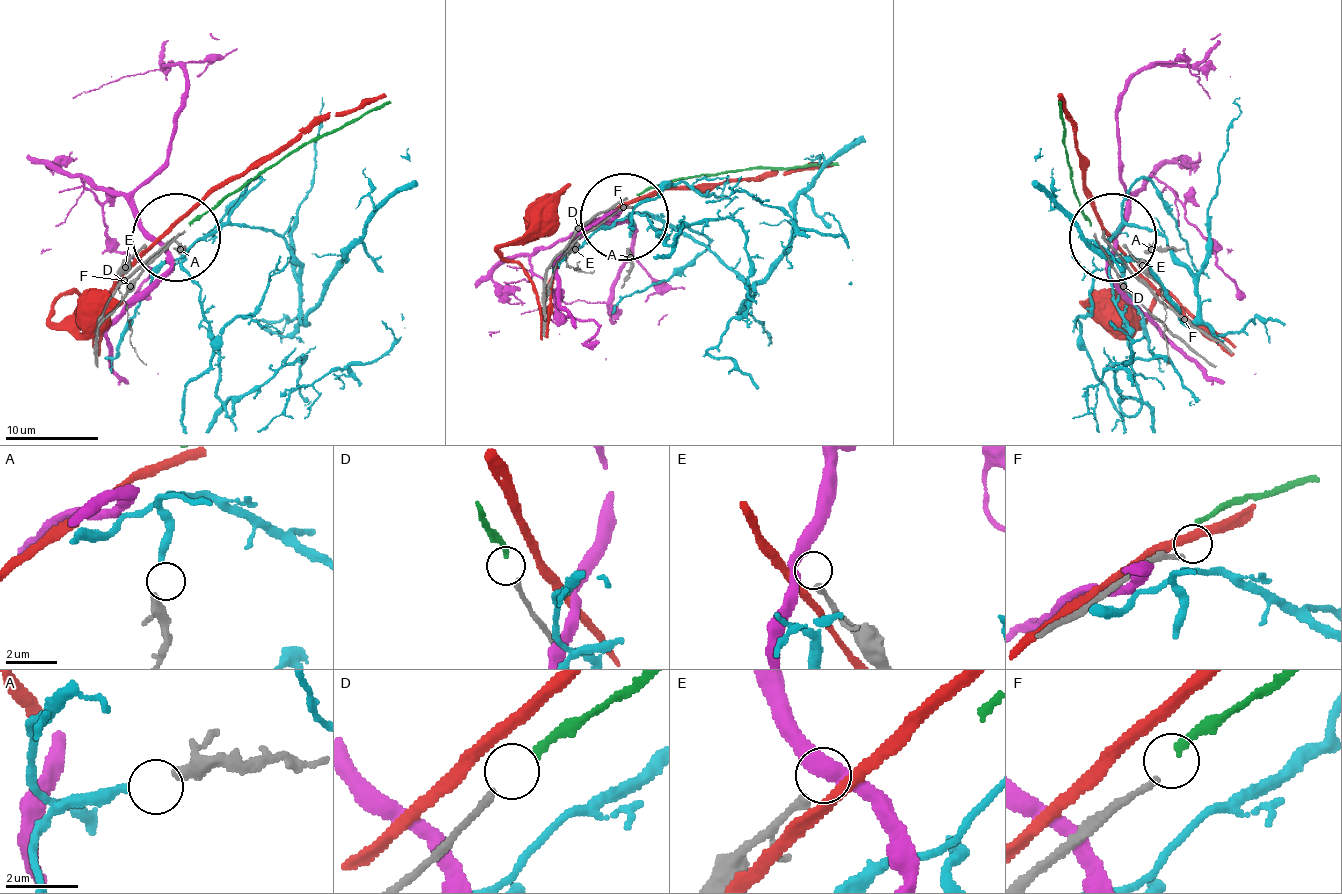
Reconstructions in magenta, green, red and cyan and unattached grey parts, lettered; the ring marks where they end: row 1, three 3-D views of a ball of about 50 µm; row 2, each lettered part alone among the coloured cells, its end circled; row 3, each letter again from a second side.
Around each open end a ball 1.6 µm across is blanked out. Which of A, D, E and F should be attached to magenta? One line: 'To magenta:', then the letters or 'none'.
To magenta: none

